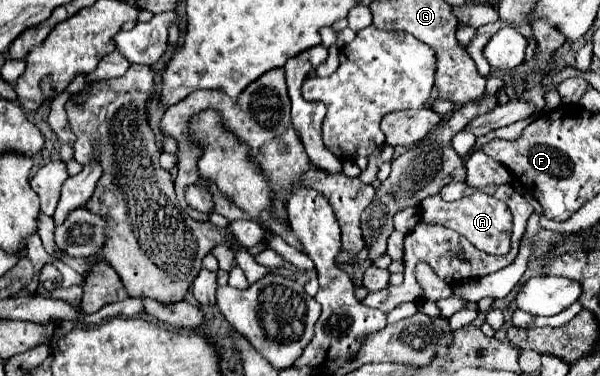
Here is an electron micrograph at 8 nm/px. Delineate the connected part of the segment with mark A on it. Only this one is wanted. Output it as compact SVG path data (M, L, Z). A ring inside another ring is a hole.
M475 192L473 196L467 196L467 198L457 200L457 202L443 202L443 200L427 198L421 202L421 218L425 222L439 222L439 224L459 232L471 244L475 244L479 250L483 250L487 254L503 256L511 248L511 226L513 226L511 210L501 200L491 198L487 194L481 194L481 192ZM453 204L457 208L453 208Z

